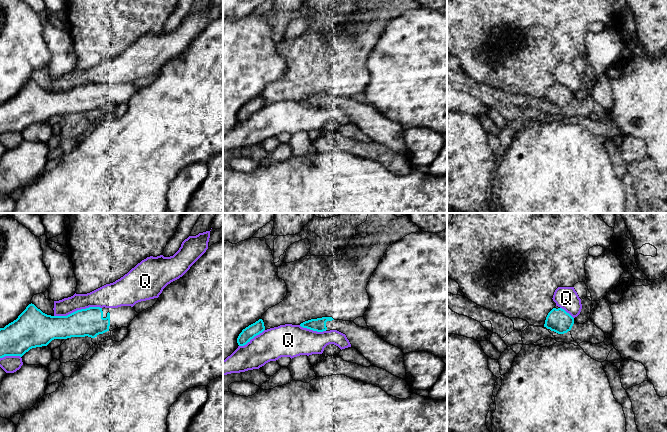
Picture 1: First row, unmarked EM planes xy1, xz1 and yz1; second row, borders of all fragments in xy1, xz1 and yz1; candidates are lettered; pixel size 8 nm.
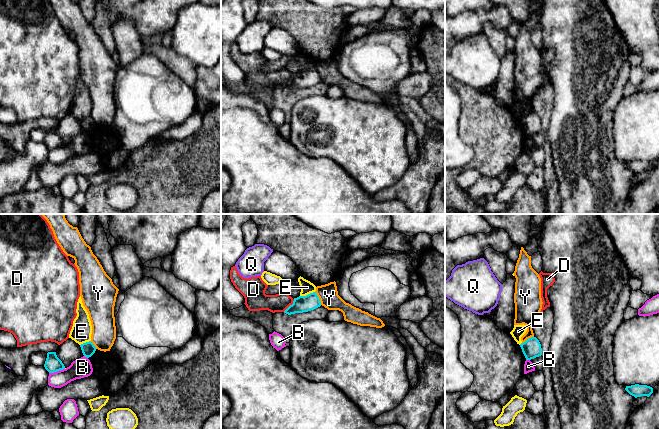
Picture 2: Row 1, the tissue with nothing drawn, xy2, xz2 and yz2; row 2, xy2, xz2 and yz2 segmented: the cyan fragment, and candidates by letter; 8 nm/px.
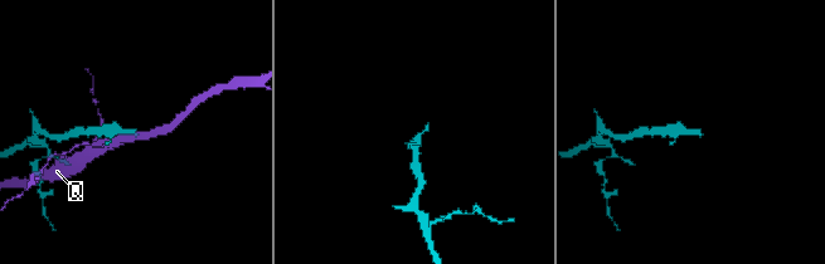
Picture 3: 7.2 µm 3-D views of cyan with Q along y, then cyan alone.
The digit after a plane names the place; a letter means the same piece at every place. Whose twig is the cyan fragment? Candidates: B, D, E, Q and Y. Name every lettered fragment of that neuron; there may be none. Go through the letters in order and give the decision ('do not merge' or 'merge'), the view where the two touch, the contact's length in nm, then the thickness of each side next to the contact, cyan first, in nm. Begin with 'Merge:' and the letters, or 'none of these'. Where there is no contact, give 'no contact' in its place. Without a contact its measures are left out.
Merge: none of these
B: do not merge; contact in xy2; length 130 nm; calibres 130 and 160 nm
D: do not merge; contact in xz2; length 140 nm; calibres 130 and 150 nm
E: do not merge; contact in xz2; length 130 nm; calibres 130 and 100 nm
Q: do not merge; contact in xy1; length 400 nm; calibres 220 and 160 nm
Y: do not merge; contact in xz2; length 120 nm; calibres 130 and 160 nm

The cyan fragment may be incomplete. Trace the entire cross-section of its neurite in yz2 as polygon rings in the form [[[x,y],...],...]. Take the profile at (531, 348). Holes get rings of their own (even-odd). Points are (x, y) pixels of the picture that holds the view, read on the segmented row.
[[[531,337],[520,344],[526,360],[531,360],[542,355],[542,348],[536,337]]]

